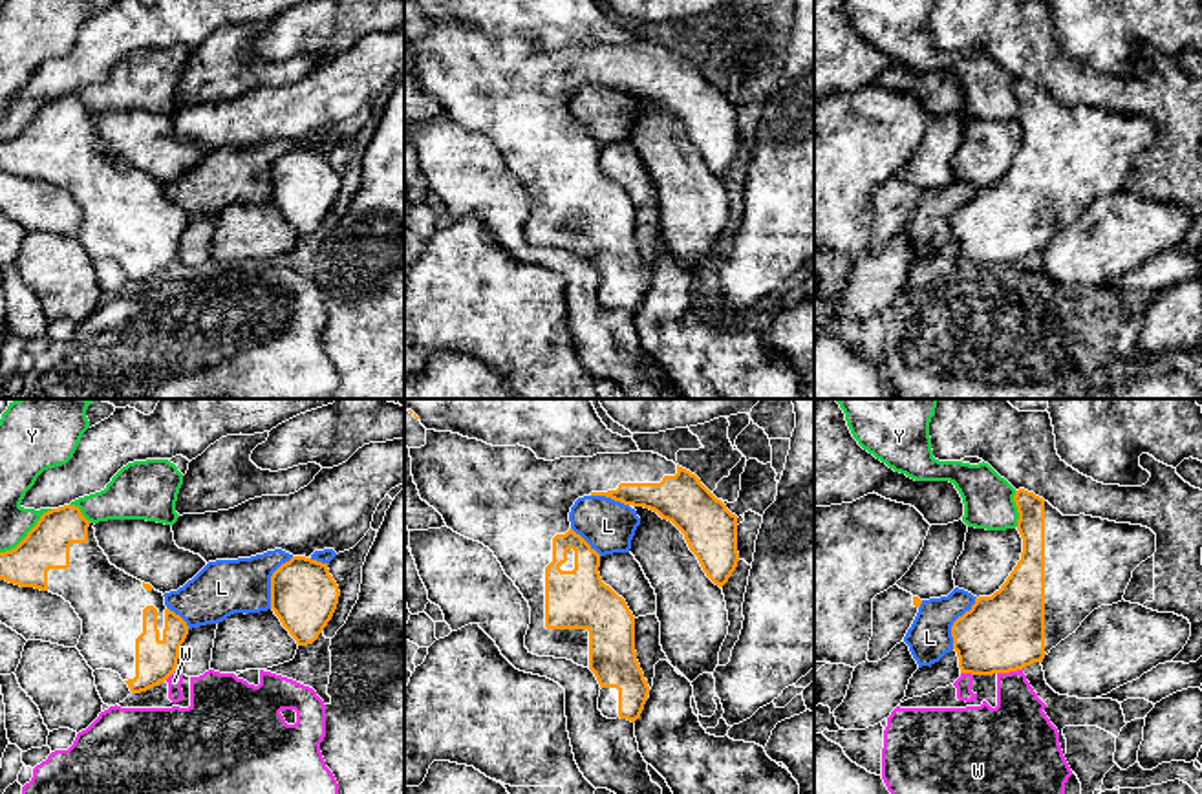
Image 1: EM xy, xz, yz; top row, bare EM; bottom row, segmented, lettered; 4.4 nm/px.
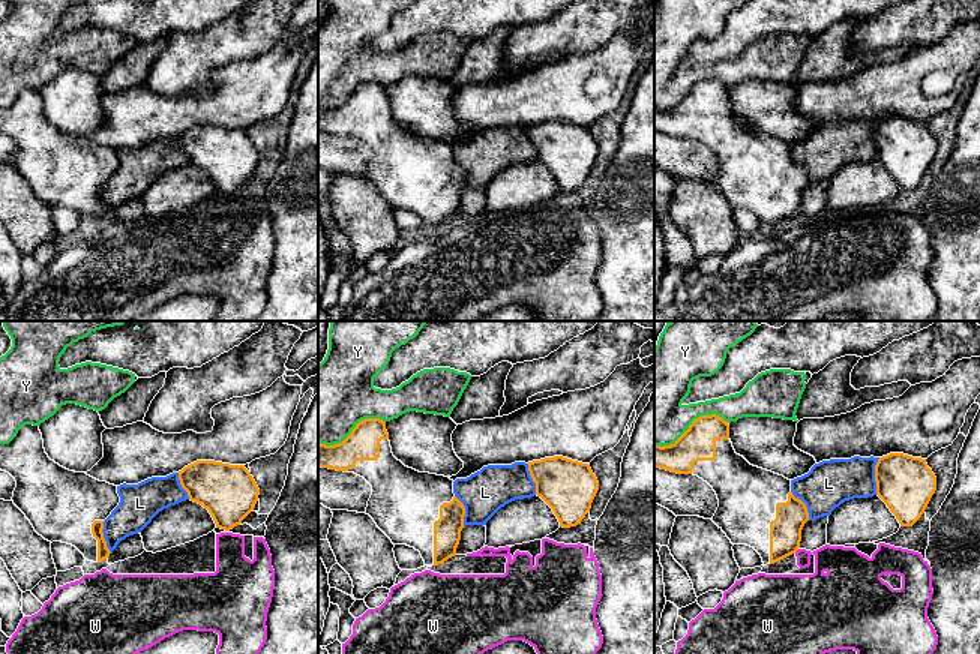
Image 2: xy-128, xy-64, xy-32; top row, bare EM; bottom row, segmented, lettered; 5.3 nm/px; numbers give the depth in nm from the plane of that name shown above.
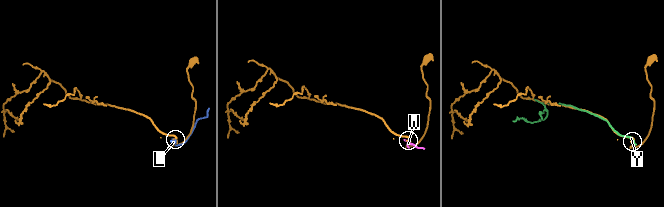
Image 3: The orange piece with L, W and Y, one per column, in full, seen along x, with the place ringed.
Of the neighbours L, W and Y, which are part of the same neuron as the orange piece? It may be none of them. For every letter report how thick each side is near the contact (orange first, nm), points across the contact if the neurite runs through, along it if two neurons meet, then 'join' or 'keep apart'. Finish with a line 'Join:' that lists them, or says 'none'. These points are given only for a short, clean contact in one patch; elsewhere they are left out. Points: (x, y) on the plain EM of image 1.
L: 300 nm thick on the orange side, 240 nm on the other; keep apart
W: 340 nm thick on the orange side, 260 nm on the other; keep apart
Y: 200 nm thick on the orange side, 150 nm on the other; keep apart
Join: none

